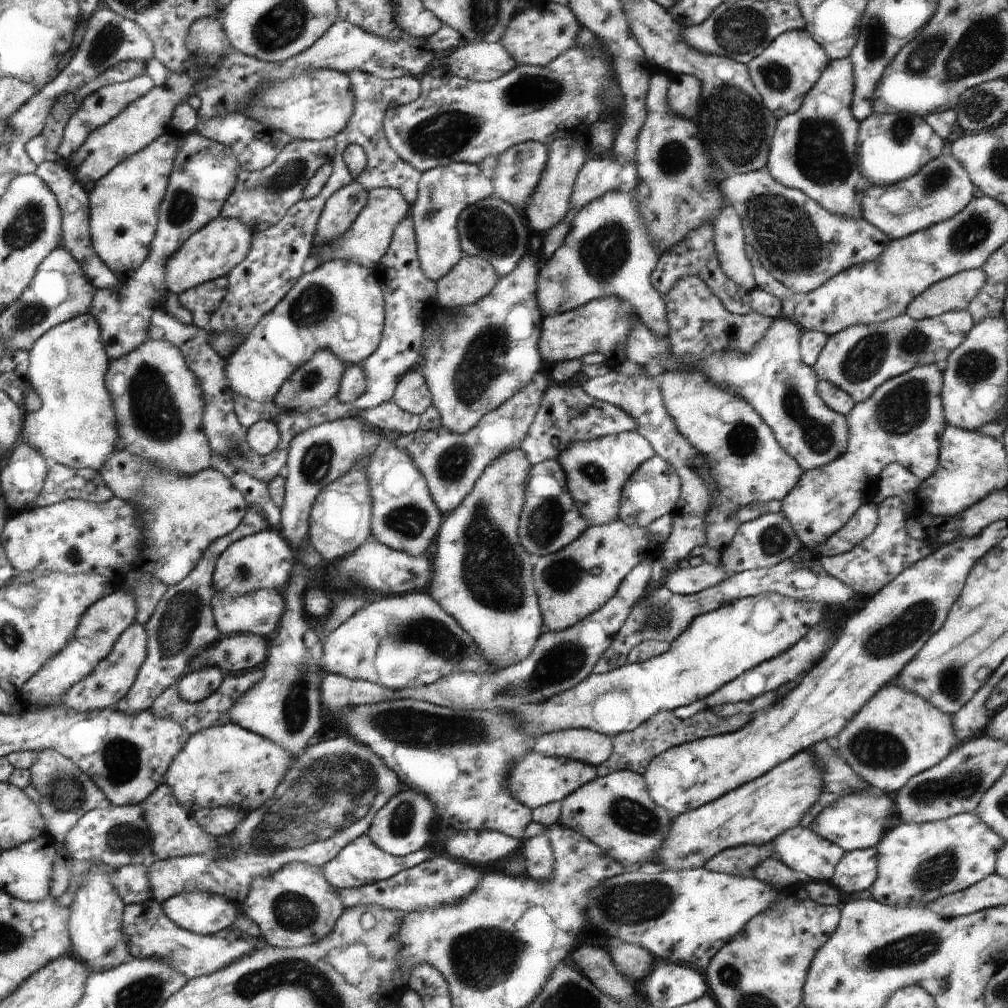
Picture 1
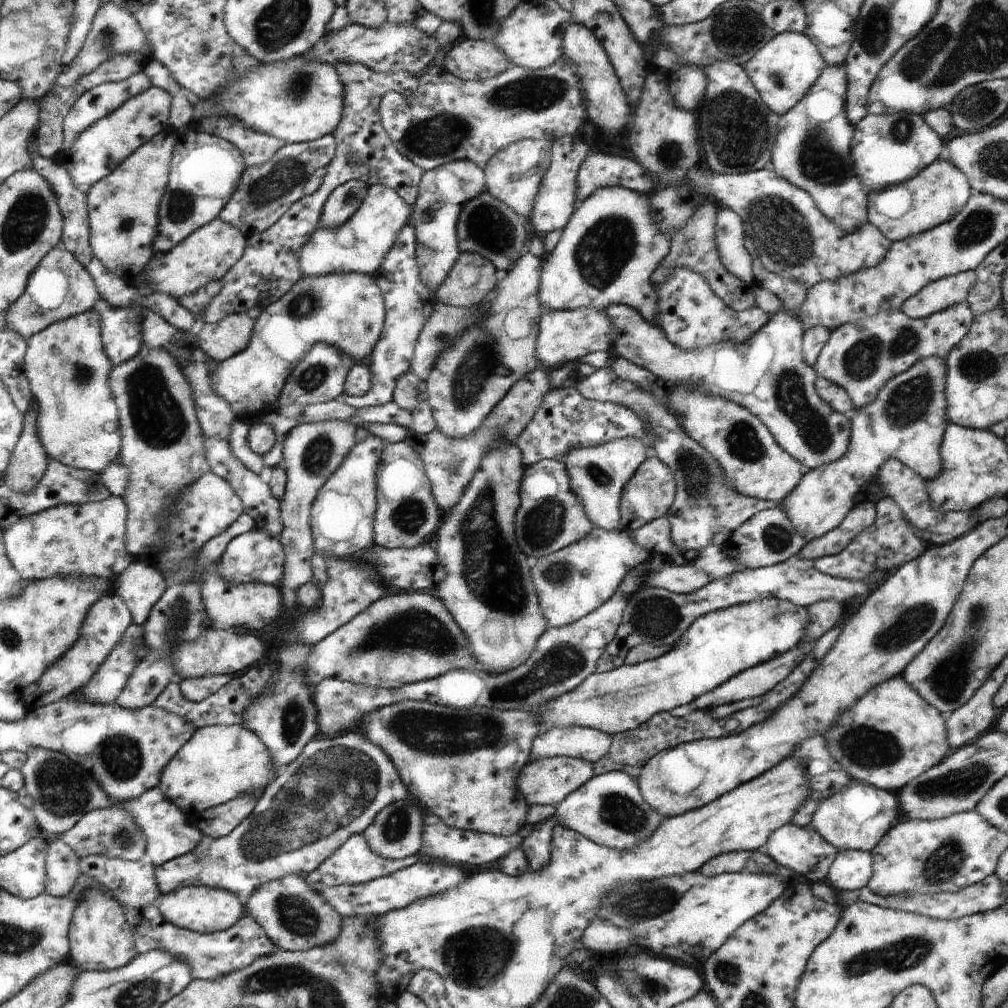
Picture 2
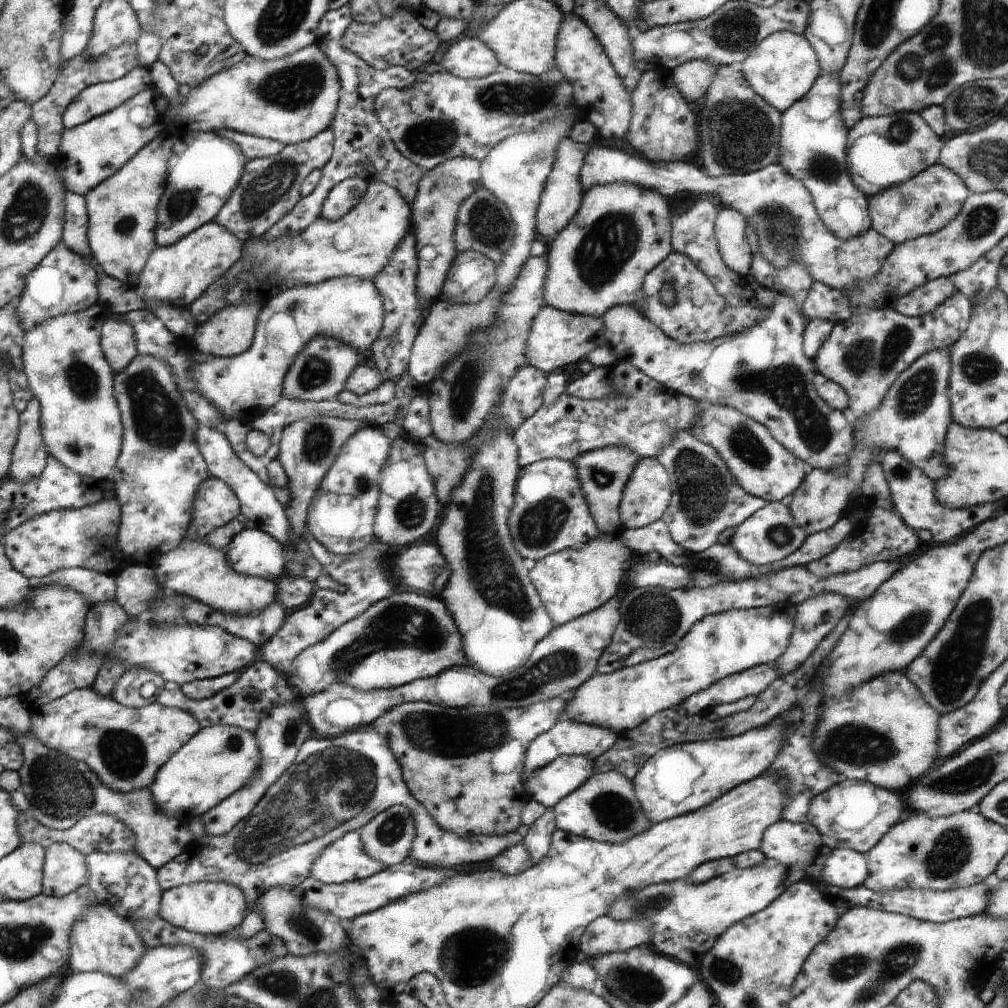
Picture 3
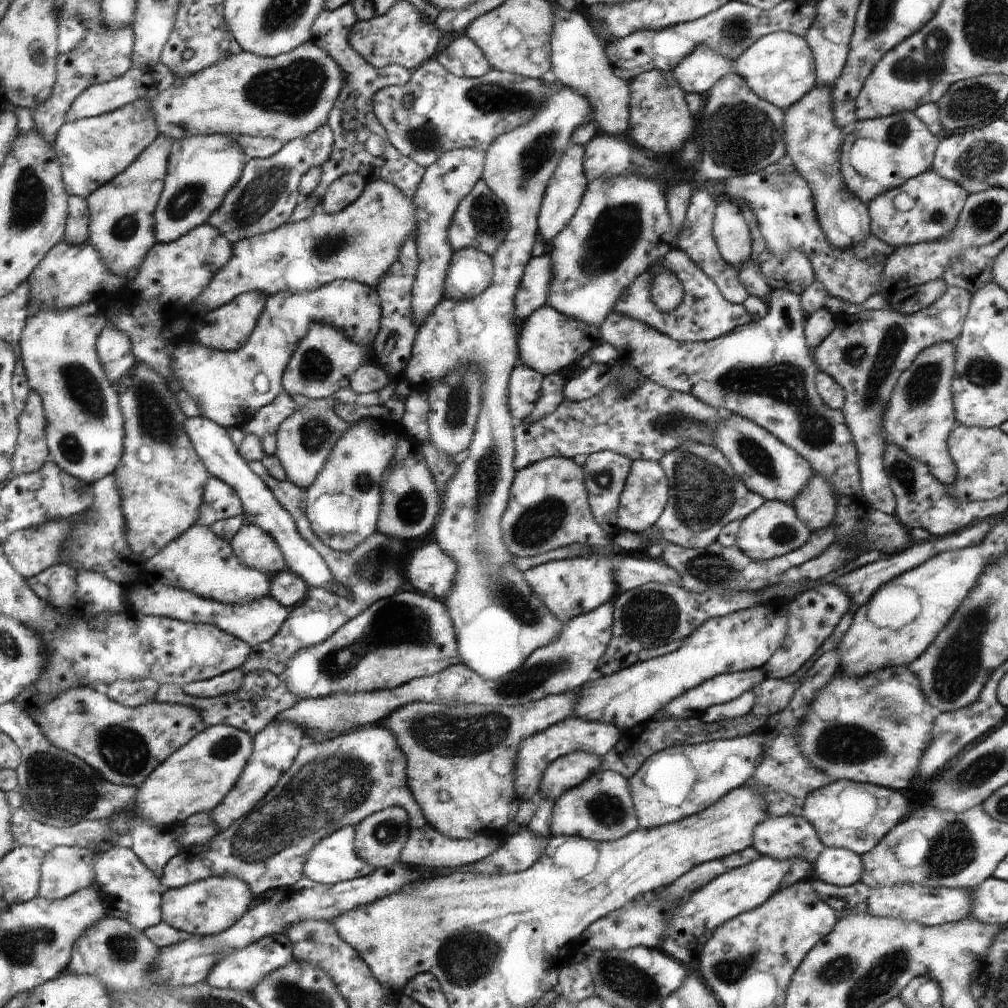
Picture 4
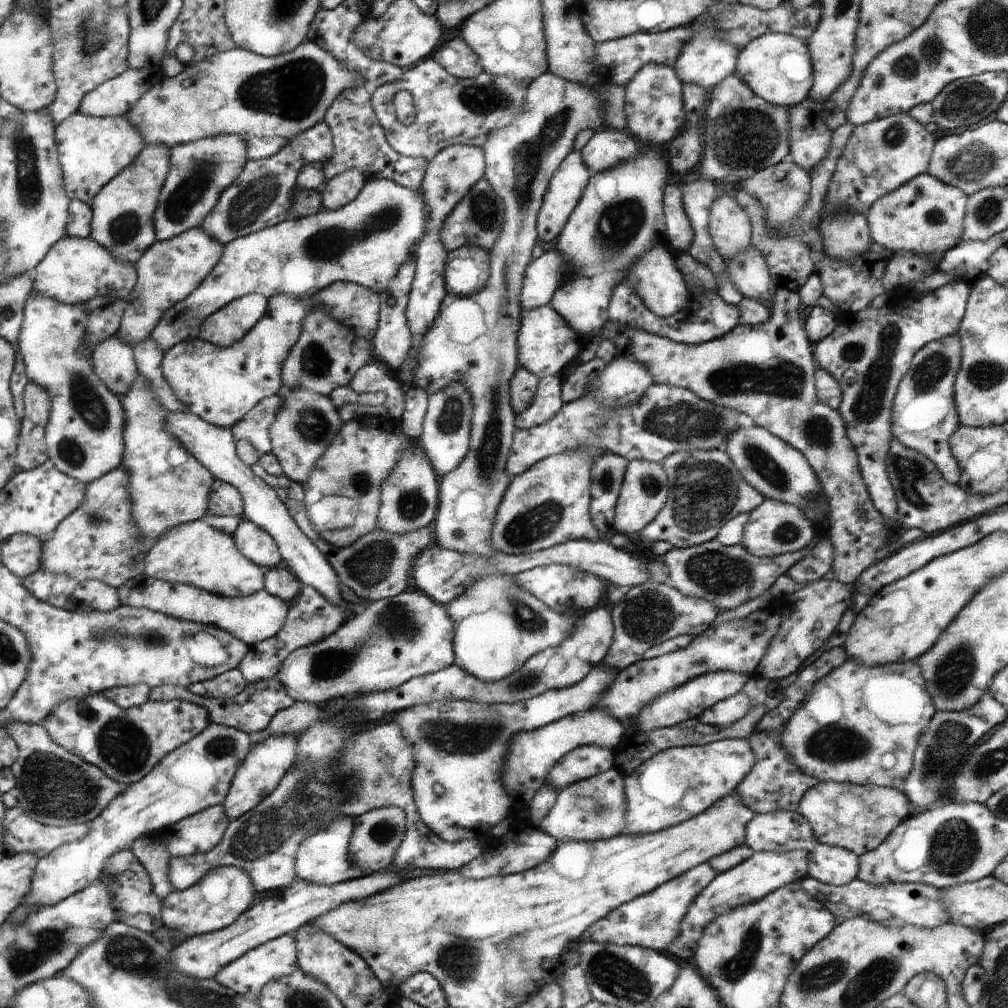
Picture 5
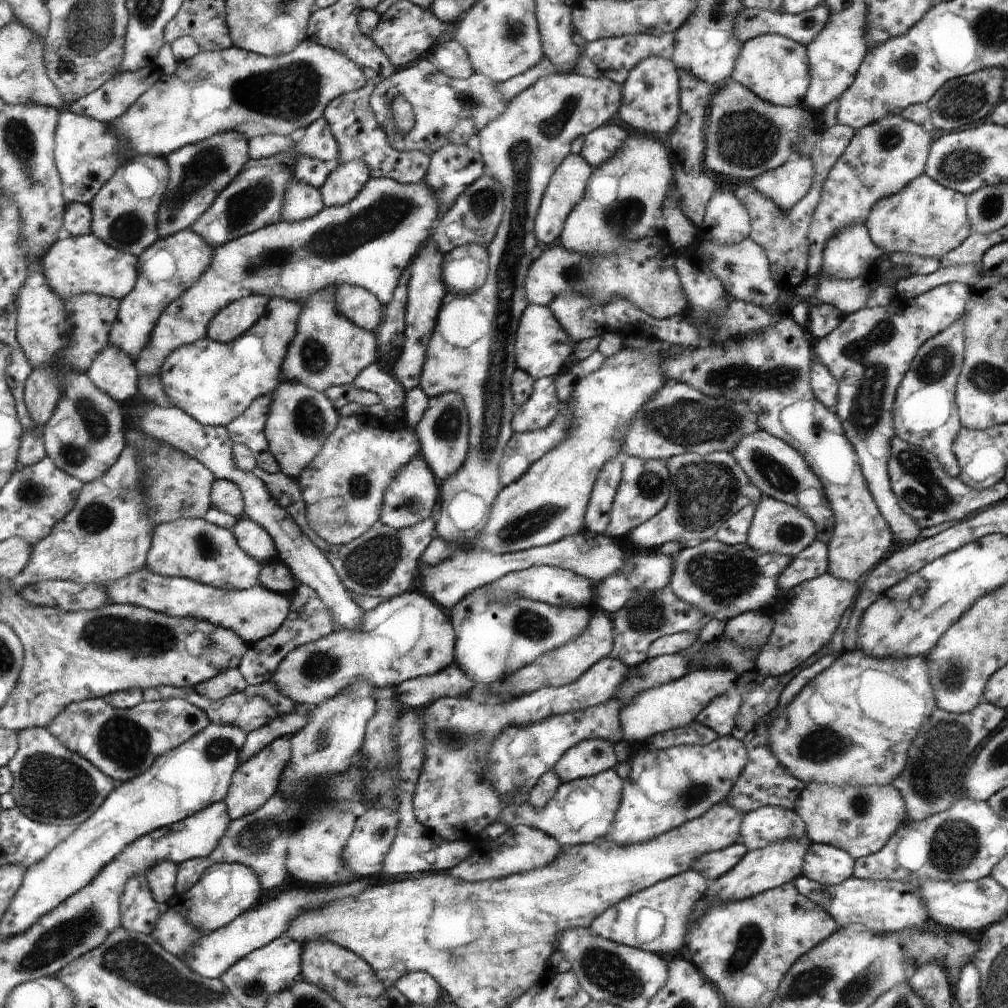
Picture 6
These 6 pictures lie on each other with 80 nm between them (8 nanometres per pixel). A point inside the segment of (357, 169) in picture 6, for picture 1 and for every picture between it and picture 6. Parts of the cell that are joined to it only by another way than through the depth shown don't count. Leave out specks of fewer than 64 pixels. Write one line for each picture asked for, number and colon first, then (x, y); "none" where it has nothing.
1: (344, 207)
2: (337, 210)
3: (346, 195)
4: (341, 193)
5: (342, 189)

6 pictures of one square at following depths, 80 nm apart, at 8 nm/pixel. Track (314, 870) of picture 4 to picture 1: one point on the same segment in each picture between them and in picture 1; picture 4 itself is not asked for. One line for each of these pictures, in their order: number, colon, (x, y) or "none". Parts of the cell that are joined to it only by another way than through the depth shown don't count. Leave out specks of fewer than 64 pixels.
1: (361, 862)
2: (356, 862)
3: (345, 860)

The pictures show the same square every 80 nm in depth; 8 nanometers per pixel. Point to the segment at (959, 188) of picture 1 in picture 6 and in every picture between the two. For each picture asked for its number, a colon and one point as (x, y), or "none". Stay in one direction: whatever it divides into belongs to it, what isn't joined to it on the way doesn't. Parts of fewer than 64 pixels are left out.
2: (941, 190)
3: (933, 198)
4: (939, 201)
5: (926, 216)
6: (927, 219)

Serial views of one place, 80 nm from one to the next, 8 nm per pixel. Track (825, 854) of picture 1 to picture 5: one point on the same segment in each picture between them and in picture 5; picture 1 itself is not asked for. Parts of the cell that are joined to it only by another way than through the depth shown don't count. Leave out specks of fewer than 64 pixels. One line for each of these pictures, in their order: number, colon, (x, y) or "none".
2: (801, 849)
3: (787, 843)
4: (788, 837)
5: (780, 830)

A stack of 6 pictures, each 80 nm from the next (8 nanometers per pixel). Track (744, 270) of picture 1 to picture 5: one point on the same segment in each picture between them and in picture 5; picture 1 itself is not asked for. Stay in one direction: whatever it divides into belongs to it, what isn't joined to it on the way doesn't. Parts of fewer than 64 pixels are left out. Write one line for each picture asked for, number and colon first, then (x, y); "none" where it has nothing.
2: (730, 230)
3: (731, 225)
4: (733, 237)
5: (730, 228)

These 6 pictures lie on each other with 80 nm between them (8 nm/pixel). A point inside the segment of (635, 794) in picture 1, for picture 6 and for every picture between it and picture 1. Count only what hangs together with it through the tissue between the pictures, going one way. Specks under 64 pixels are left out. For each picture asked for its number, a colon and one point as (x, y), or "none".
2: (610, 809)
3: (606, 808)
4: (601, 809)
5: (593, 809)
6: (582, 811)

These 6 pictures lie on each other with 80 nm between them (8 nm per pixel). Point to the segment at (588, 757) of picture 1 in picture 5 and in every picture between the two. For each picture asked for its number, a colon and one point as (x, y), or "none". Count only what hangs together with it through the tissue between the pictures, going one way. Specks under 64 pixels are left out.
2: (590, 744)
3: (567, 737)
4: (573, 734)
5: (532, 756)

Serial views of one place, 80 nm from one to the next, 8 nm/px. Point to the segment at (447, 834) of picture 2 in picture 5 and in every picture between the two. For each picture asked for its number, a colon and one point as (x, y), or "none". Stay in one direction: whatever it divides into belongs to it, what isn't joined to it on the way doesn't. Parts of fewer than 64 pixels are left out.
3: (336, 785)
4: (334, 783)
5: (376, 768)

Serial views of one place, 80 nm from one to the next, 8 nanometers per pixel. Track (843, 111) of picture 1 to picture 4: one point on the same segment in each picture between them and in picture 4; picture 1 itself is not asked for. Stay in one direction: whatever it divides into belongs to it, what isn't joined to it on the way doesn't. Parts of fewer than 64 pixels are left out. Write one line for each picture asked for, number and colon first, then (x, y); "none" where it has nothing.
2: (813, 150)
3: (814, 139)
4: (813, 143)

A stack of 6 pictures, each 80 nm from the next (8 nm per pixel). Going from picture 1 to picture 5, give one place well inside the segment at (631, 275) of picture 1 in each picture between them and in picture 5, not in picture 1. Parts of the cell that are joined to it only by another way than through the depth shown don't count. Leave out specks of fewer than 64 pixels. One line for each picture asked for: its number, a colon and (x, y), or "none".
2: (606, 255)
3: (621, 233)
4: (621, 229)
5: (621, 216)

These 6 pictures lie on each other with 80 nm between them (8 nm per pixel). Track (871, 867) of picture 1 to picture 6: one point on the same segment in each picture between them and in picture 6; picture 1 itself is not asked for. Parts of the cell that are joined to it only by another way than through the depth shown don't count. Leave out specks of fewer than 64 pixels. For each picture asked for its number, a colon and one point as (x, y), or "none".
2: (851, 870)
3: (845, 868)
4: (837, 866)
5: (831, 865)
6: (826, 864)

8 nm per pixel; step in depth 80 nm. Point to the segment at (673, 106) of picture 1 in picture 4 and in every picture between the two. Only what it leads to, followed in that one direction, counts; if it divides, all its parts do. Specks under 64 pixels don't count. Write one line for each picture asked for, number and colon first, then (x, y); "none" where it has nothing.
2: (688, 84)
3: (693, 79)
4: (698, 73)

